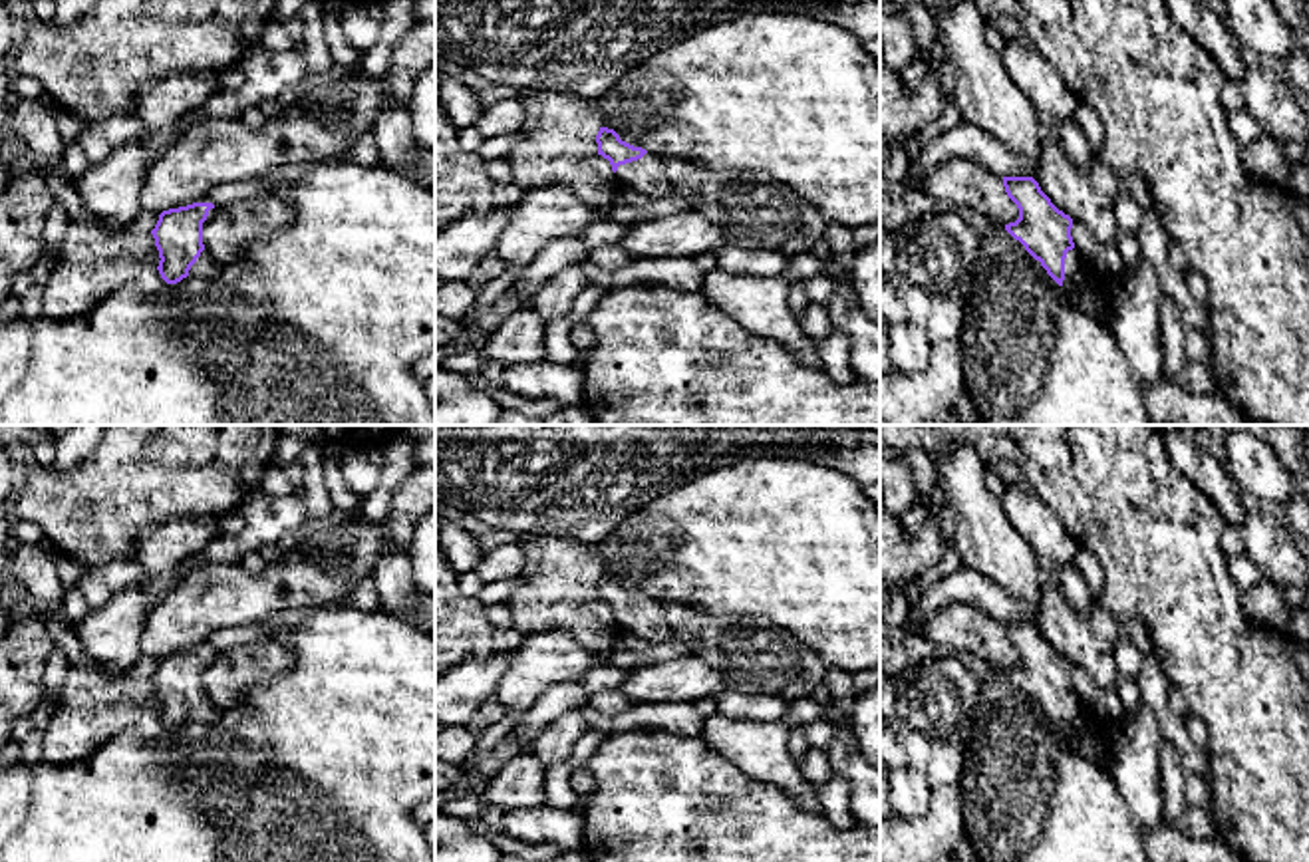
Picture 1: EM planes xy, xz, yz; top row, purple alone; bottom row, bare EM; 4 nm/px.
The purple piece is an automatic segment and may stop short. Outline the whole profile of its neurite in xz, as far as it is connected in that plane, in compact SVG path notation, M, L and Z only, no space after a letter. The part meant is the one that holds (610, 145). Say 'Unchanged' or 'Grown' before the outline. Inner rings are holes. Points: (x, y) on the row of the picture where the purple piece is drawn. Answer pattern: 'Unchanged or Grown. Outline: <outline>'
Grown. Outline: M600 127L596 143L598 155L610 161L622 185L654 199L673 193L661 157L622 141L620 135L608 127Z

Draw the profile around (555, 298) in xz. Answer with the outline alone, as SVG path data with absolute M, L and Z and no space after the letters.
M570 264L550 276L540 290L530 296L532 310L548 324L566 316L574 298L588 286L580 264Z

